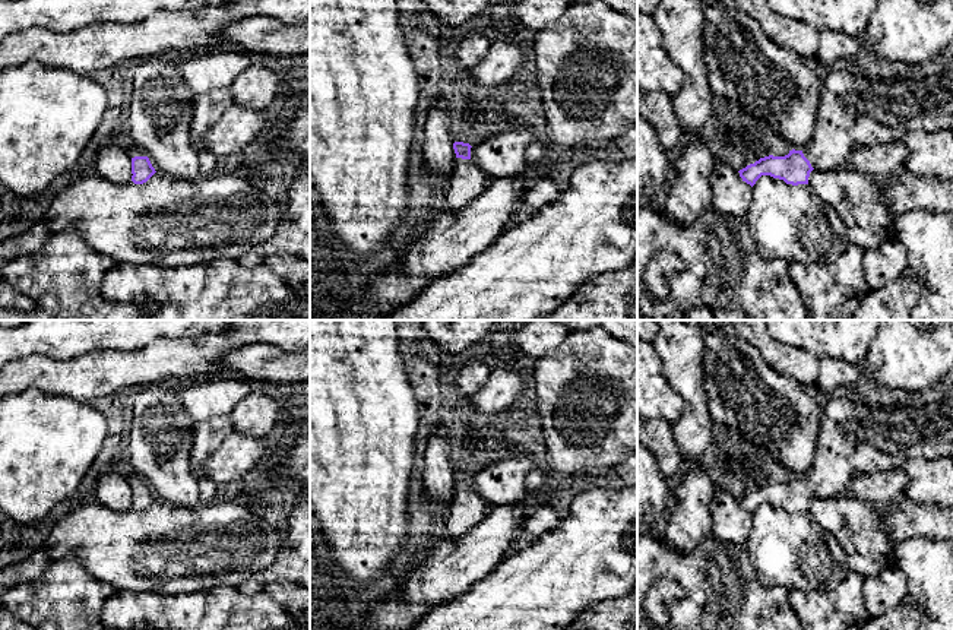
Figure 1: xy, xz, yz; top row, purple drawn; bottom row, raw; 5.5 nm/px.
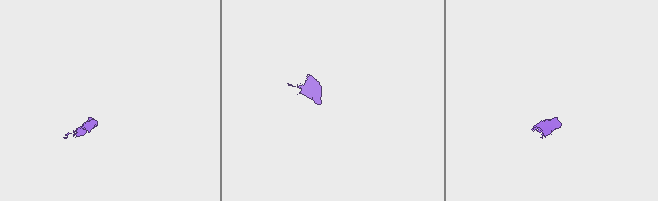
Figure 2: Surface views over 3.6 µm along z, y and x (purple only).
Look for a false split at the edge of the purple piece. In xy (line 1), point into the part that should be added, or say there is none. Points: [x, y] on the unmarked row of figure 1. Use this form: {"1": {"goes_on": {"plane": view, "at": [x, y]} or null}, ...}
{"1": {"goes_on": {"plane": "xy", "at": [133, 478]}}}

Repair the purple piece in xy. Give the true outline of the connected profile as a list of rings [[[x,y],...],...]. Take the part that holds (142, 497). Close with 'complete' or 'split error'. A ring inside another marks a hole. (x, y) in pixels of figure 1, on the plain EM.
[[[132,472],[129,484],[132,485],[132,509],[134,512],[146,510],[156,500],[149,485],[137,474]]]; split error

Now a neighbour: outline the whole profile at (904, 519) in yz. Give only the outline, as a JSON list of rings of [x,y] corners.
[[[899,496],[881,510],[881,520],[895,542],[918,536],[953,541],[953,507],[921,506],[908,496]]]

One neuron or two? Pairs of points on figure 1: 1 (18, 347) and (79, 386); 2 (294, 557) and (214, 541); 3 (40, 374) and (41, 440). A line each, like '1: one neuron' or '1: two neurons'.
1: two neurons
2: two neurons
3: two neurons

